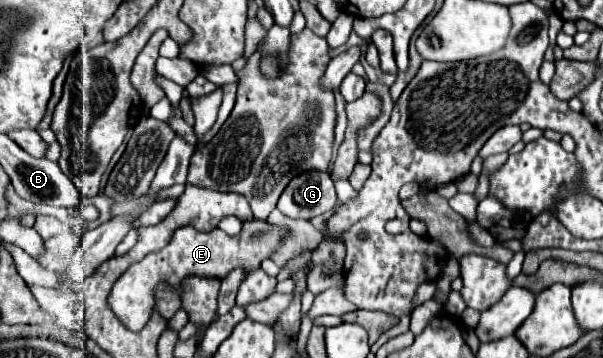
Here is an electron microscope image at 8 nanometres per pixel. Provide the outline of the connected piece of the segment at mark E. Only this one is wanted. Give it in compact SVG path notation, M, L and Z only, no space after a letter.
M258 219L246 223L246 229L242 229L240 235L236 235L236 237L230 237L220 229L214 229L210 233L202 233L202 231L196 231L192 225L180 227L174 231L170 243L164 249L148 253L144 259L140 259L138 263L130 265L124 271L124 275L114 283L110 297L108 297L108 303L110 303L112 311L118 315L118 319L130 331L140 331L150 317L152 305L156 303L154 289L160 285L160 281L168 281L168 285L178 295L182 295L180 285L190 275L222 279L236 267L258 269L262 259L270 257L270 253L278 245L278 237L280 237L278 227L268 225L266 221L258 221Z

